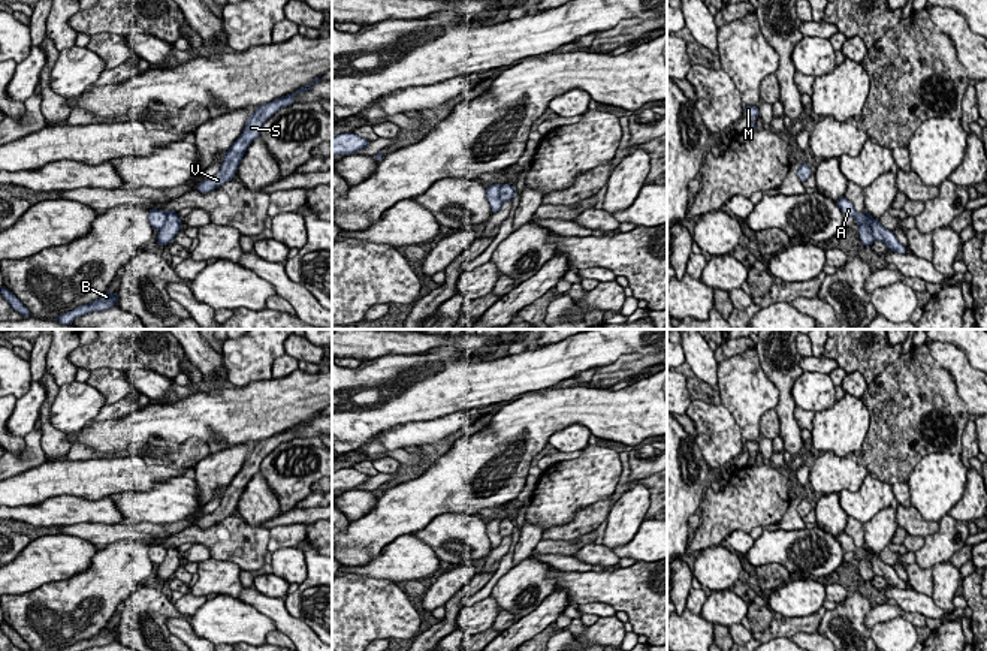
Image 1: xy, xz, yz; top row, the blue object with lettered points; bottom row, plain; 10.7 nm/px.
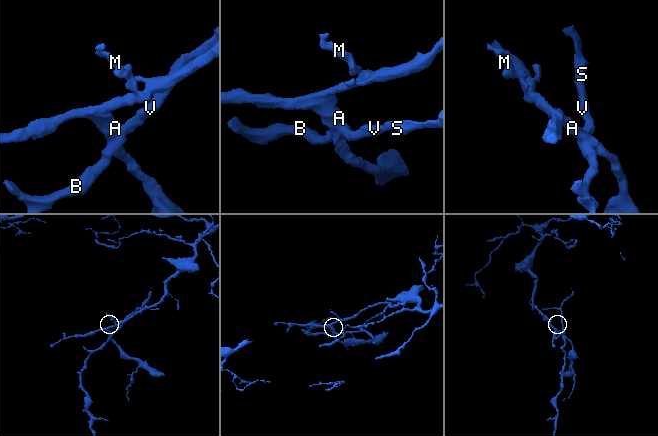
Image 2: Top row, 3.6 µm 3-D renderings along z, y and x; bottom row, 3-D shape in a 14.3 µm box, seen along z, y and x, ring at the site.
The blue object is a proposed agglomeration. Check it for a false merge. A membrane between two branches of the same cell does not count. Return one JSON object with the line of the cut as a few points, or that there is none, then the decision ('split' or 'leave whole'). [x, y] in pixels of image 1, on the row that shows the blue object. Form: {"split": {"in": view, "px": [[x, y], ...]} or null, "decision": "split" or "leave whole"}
{"split": {"in": "yz", "px": [[865, 213], [871, 222], [871, 234], [875, 240]]}, "decision": "split"}

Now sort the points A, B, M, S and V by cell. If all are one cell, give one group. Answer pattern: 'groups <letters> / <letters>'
groups A M / B S V

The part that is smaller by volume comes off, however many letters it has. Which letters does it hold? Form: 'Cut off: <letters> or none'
Cut off: B, S, V

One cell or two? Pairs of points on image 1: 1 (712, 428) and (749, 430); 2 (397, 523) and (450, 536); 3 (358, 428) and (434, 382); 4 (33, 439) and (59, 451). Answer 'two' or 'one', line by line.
1: two
2: two
3: one
4: two

